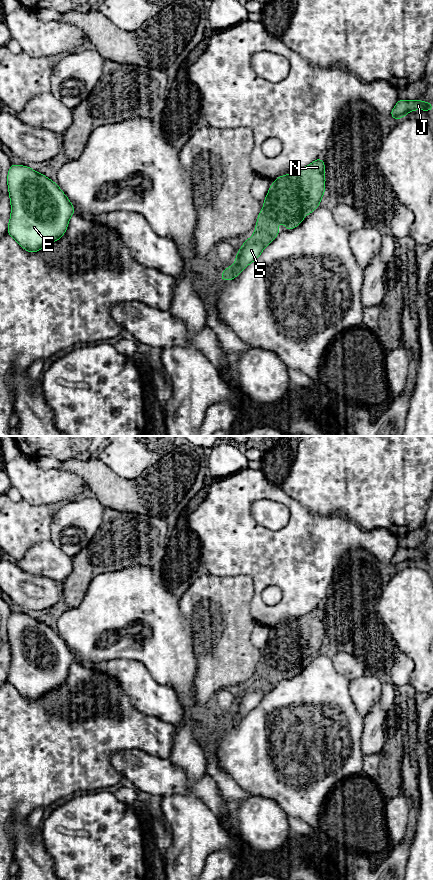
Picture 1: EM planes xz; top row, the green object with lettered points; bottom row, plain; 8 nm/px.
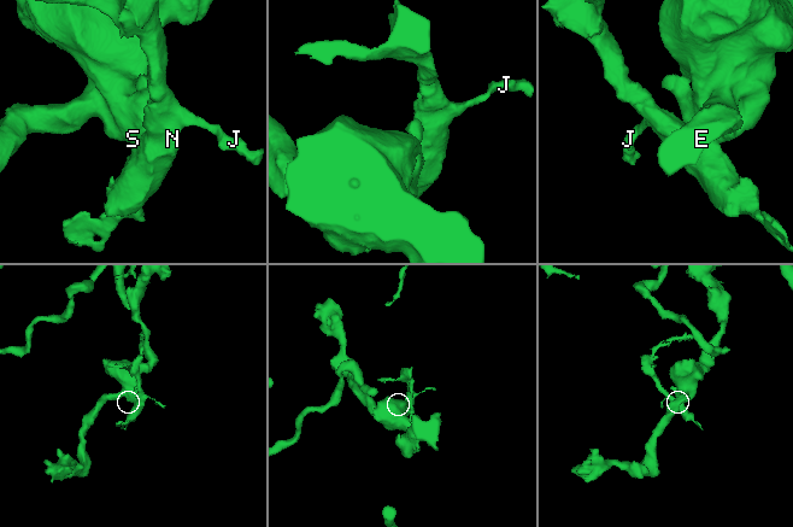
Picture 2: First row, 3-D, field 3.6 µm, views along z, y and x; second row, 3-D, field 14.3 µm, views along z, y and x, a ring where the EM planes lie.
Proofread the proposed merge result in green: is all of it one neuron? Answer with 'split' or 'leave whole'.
split

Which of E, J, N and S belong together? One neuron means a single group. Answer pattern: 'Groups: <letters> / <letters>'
Groups: E S / J N

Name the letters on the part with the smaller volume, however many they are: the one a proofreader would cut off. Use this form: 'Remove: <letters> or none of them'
Remove: J, N

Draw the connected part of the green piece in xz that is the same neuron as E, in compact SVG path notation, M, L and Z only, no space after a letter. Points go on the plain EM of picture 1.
M11 612L7 632L11 651L7 682L23 697L35 701L65 682L75 657L57 631L28 614Z

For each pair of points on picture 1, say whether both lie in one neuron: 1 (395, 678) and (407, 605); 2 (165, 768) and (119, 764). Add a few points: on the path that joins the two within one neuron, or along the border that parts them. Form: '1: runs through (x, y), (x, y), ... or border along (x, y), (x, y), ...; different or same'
1: border along (398, 649), (412, 660), (414, 664), (413, 671); different
2: runs through (154, 768), (139, 768), (130, 764); same

